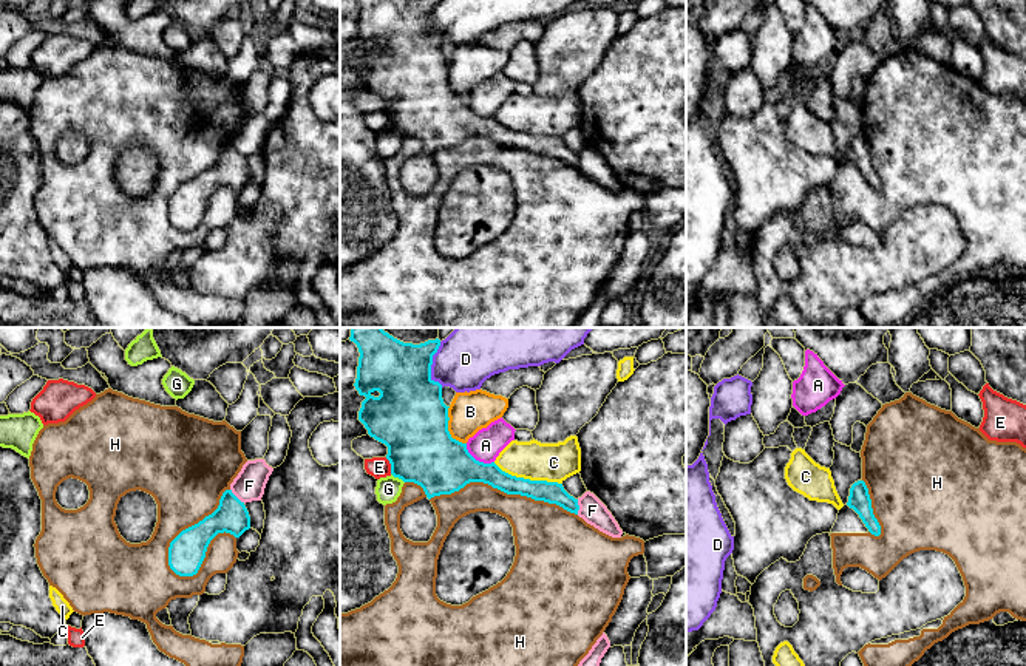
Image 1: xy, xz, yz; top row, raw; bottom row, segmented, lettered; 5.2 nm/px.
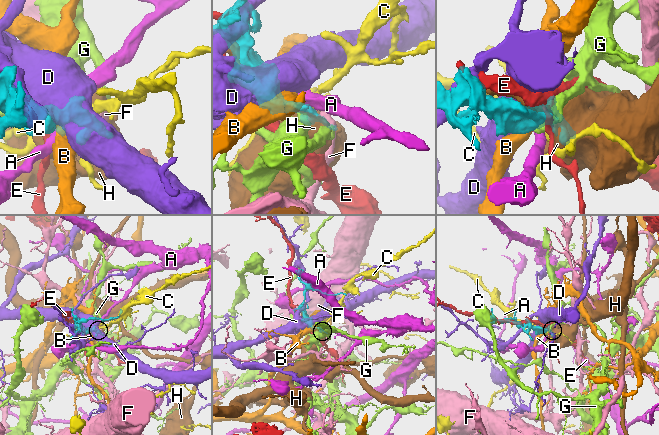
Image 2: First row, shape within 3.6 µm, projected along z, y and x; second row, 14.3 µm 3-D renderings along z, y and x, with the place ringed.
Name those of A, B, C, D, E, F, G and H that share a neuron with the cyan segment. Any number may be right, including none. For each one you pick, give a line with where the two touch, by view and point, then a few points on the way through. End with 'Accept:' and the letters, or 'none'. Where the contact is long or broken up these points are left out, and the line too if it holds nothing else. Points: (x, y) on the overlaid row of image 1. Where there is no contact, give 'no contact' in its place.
Accept: none

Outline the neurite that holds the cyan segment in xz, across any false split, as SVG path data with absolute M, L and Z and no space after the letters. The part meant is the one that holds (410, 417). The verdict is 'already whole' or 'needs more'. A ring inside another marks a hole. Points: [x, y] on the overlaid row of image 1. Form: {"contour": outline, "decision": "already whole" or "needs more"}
{"contour": "M351 328L351 341L358 348L355 389L366 399L362 402L358 420L368 434L388 447L386 459L391 474L403 482L420 485L428 499L459 491L470 482L484 482L507 494L521 494L535 501L556 504L578 515L578 499L570 496L562 484L530 481L502 471L494 462L476 460L448 431L448 408L442 399L442 385L431 379L433 355L440 340L420 345L403 343L382 328Z", "decision": "already whole"}

